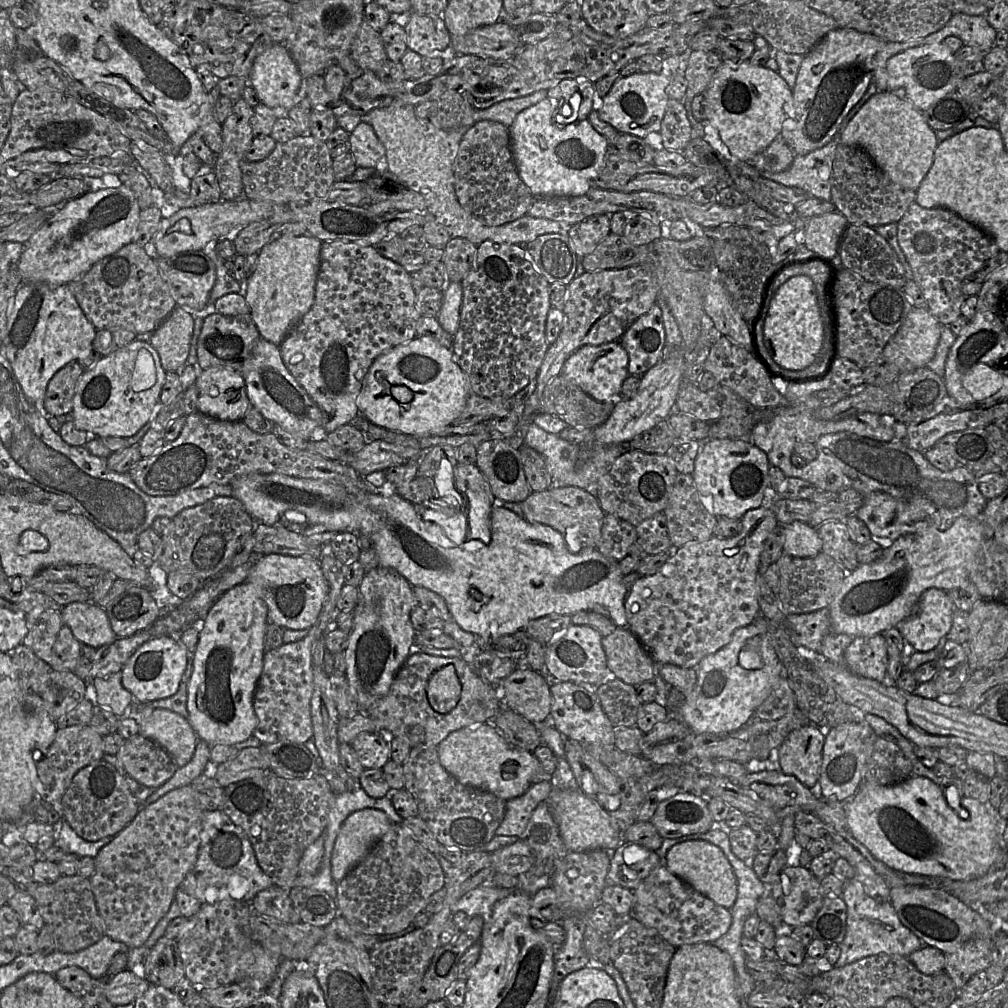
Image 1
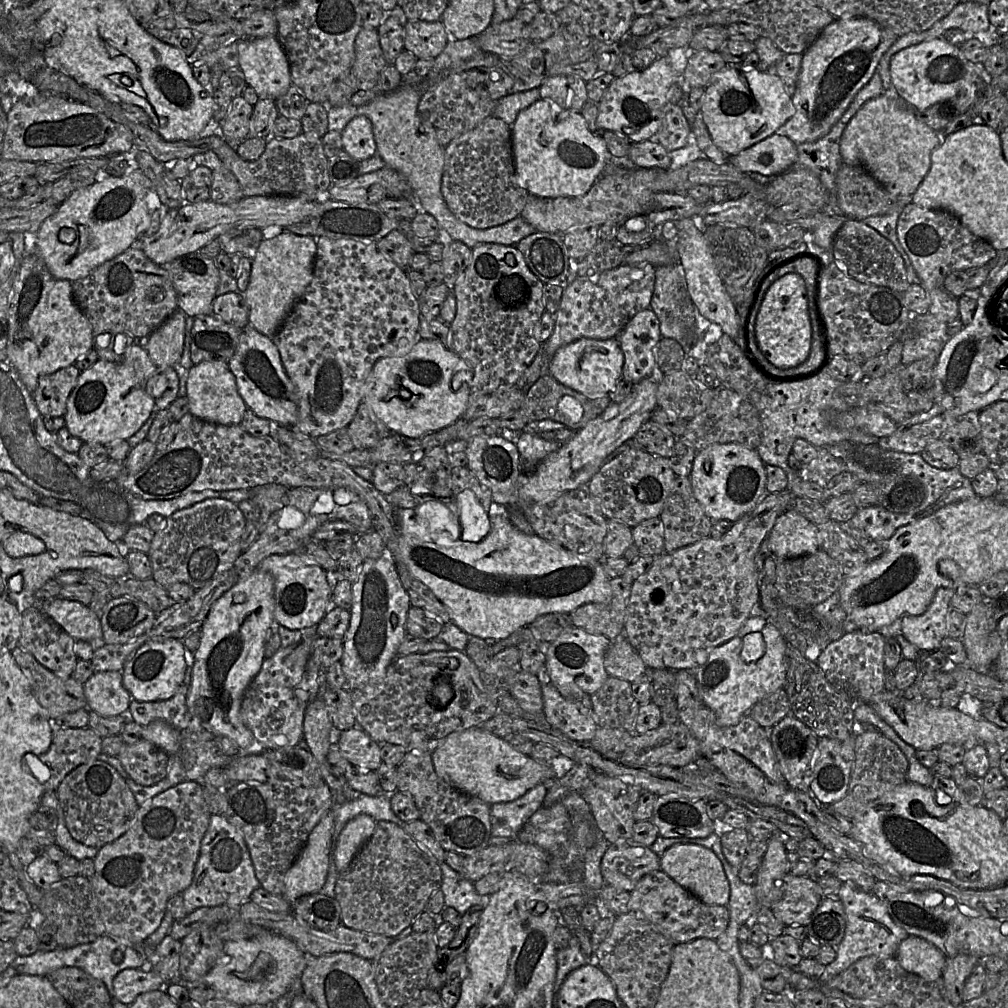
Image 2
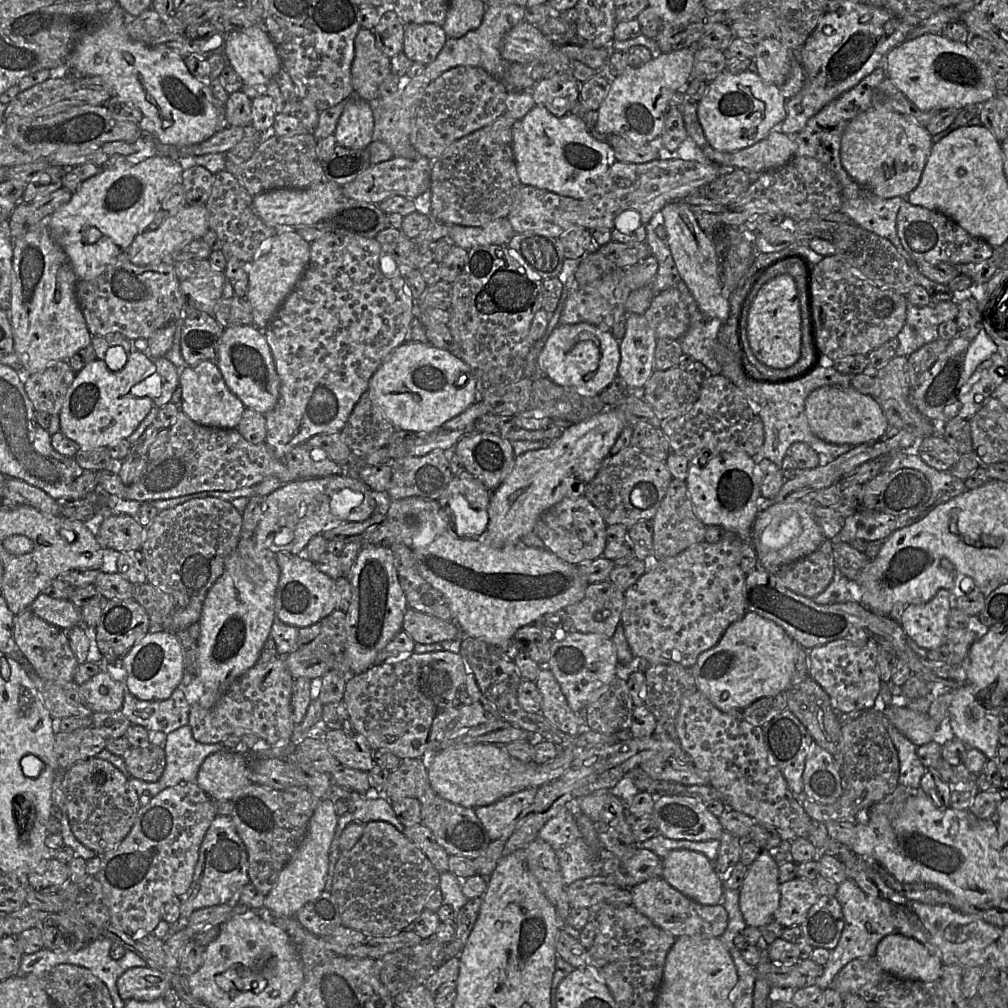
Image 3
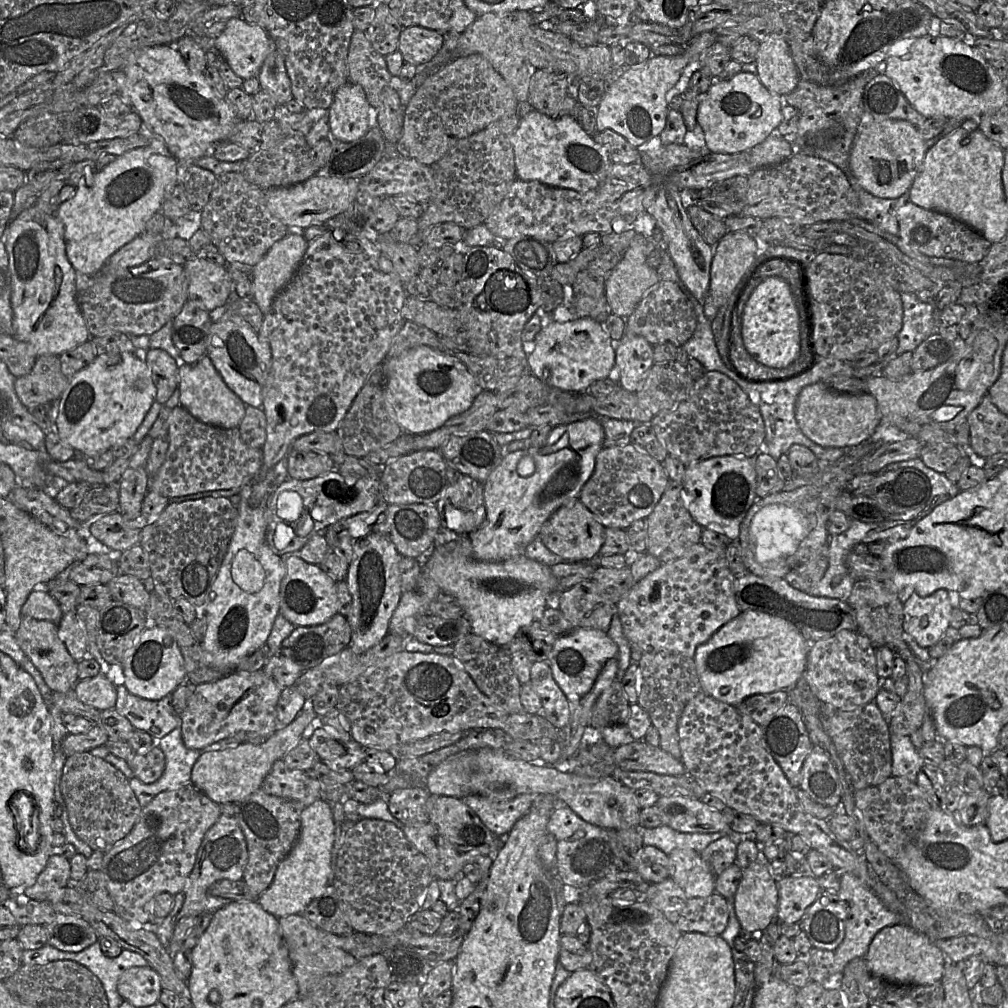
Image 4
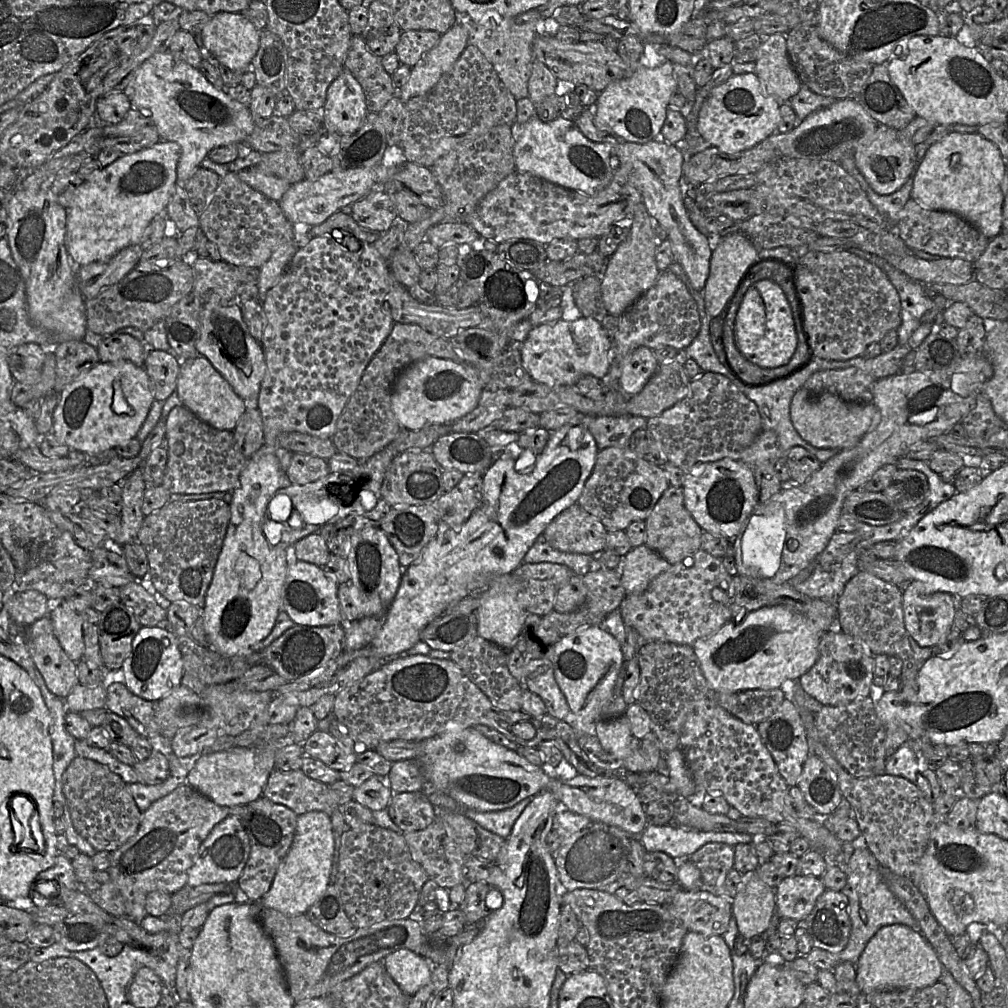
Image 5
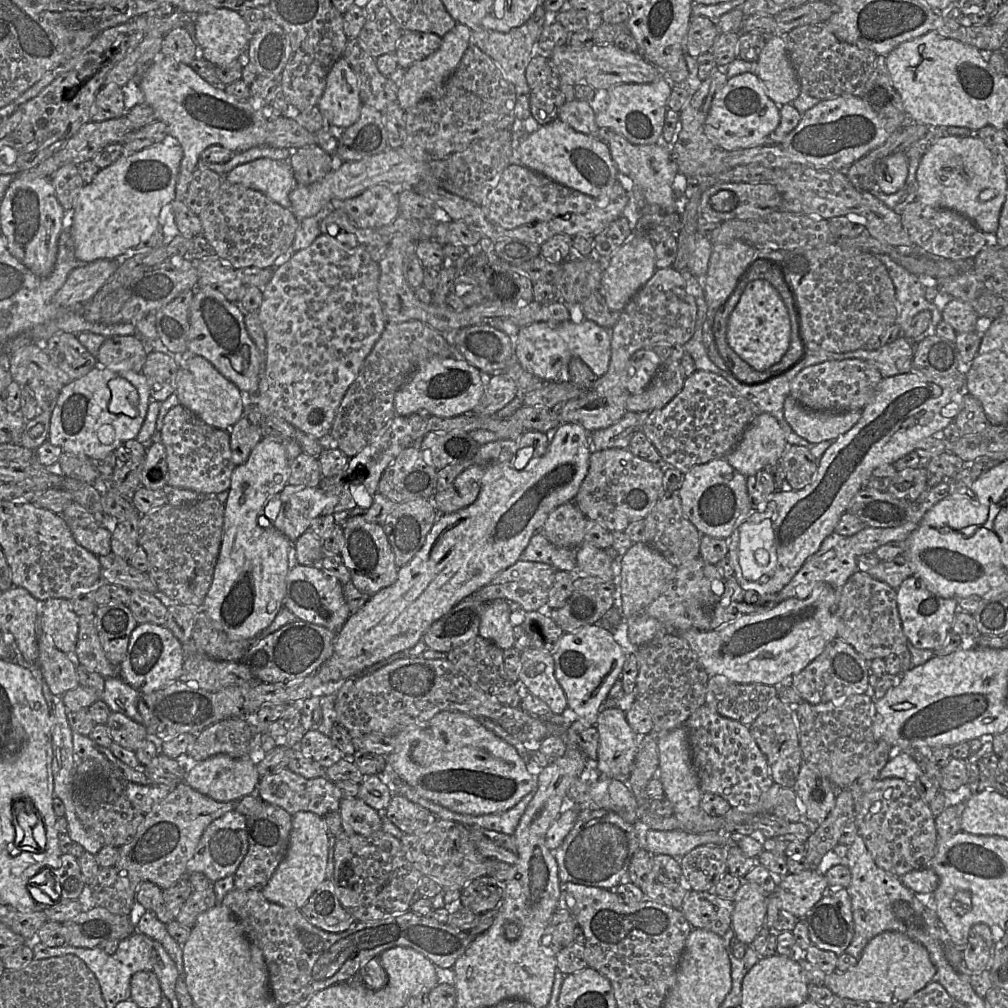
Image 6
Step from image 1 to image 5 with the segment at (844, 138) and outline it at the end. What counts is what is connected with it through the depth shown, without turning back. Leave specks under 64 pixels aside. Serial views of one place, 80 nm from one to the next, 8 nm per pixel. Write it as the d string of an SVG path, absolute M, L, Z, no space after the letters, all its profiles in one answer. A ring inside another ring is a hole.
M881 124L863 145L858 146L854 161L870 187L880 195L889 195L900 189L918 165L915 145L901 139L899 130Z

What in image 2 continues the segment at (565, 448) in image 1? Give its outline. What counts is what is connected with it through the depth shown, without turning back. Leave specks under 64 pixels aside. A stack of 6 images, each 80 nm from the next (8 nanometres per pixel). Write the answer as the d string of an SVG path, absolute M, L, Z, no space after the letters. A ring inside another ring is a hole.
M532 430L522 432L505 432L501 435L516 445L521 462L529 465L529 468L536 467L545 457L559 449L559 443L541 438Z

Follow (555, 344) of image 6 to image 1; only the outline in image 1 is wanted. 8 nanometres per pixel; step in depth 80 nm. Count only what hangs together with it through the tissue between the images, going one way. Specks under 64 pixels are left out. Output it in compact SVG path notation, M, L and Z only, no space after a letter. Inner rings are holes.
M619 342L585 345L565 361L562 375L598 402L615 401L622 383L629 376L628 362L628 354Z

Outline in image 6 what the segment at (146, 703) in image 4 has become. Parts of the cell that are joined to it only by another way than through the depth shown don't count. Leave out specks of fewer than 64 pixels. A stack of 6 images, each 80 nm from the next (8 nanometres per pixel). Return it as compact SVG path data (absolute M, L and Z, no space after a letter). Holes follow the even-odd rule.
M105 678L101 699L108 705L111 712L119 712L142 723L142 717L137 709L140 692L126 683L122 678Z

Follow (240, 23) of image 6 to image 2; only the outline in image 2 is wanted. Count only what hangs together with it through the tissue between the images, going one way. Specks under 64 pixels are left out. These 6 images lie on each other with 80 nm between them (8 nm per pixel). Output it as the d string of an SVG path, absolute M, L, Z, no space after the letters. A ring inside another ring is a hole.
M277 37L248 38L239 44L239 66L259 99L284 95L292 84L290 64Z

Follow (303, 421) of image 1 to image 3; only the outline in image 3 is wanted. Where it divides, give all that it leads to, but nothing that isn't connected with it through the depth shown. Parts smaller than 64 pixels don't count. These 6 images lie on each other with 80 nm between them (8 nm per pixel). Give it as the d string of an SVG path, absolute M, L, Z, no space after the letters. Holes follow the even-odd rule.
M254 325L224 329L215 362L230 391L246 408L265 415L275 407L280 395L280 382L271 349L262 330Z

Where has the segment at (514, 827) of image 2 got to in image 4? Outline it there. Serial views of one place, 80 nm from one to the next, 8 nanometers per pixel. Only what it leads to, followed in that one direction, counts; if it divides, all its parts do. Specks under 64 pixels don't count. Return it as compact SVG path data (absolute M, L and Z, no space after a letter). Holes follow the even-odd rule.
M472 794L460 800L473 810L493 834L505 838L517 820L529 811L535 798L535 795L521 794L511 800L498 802Z

